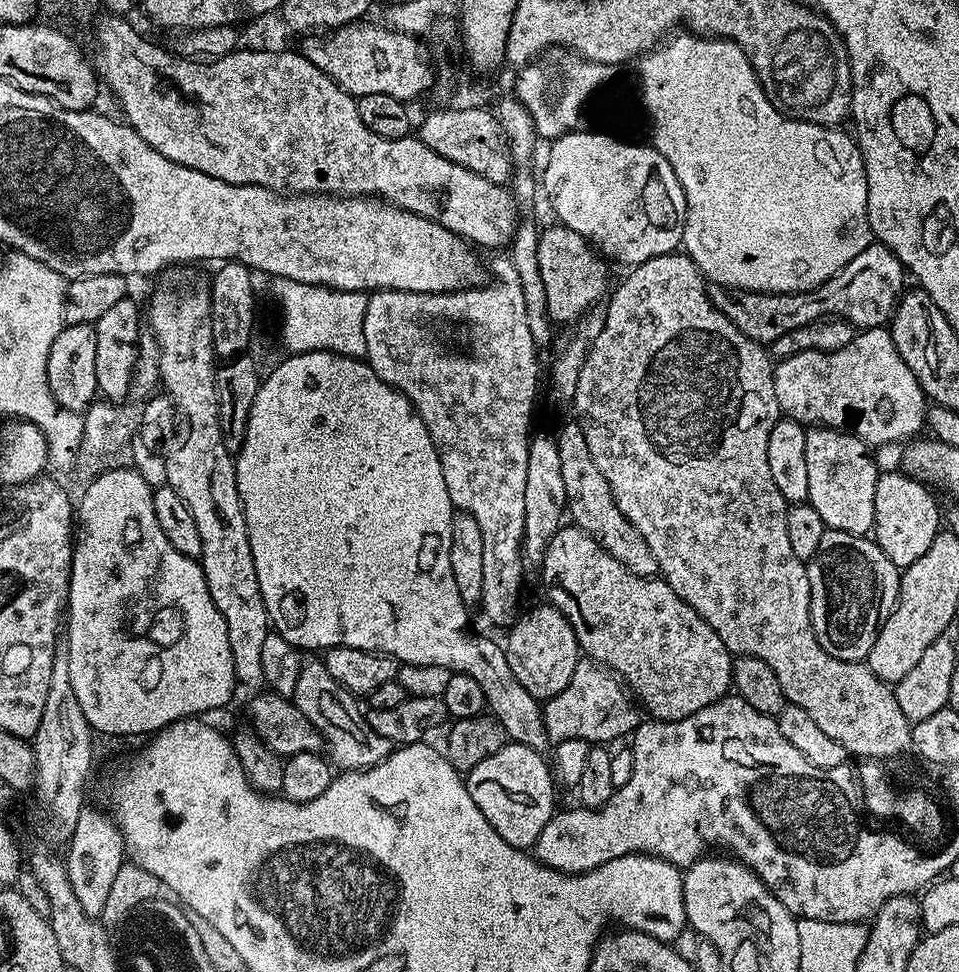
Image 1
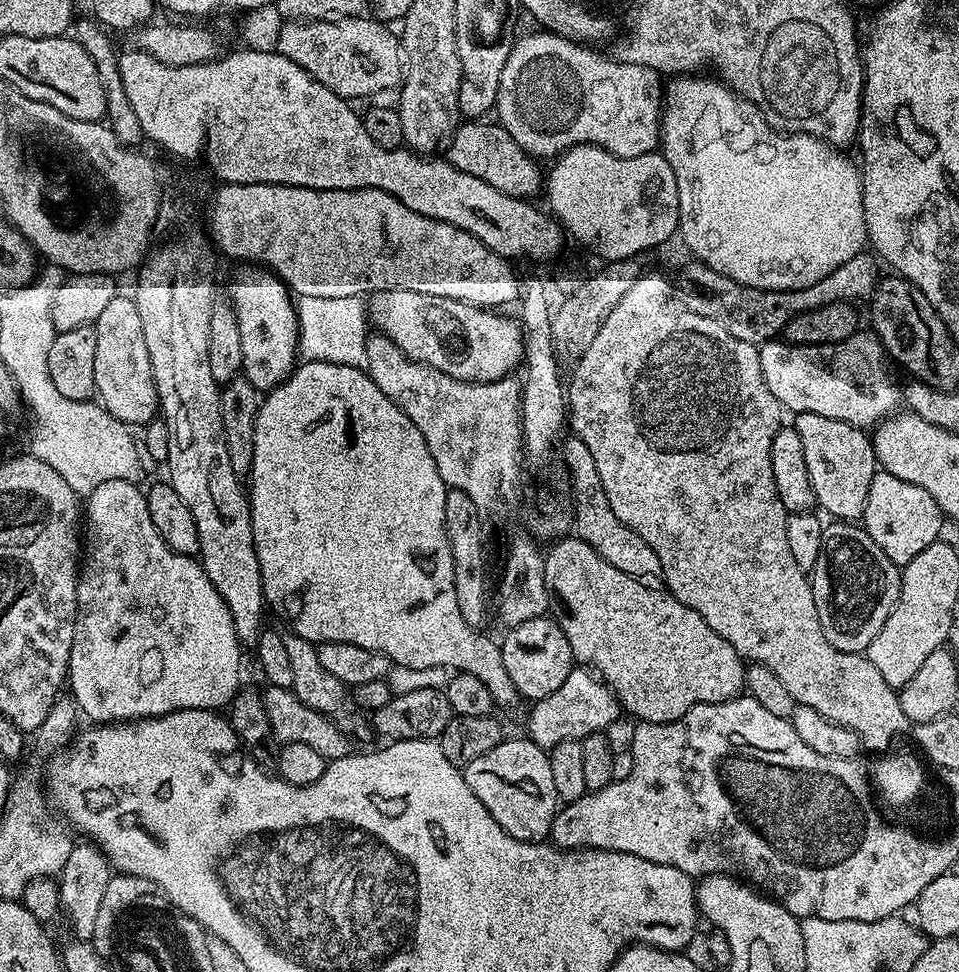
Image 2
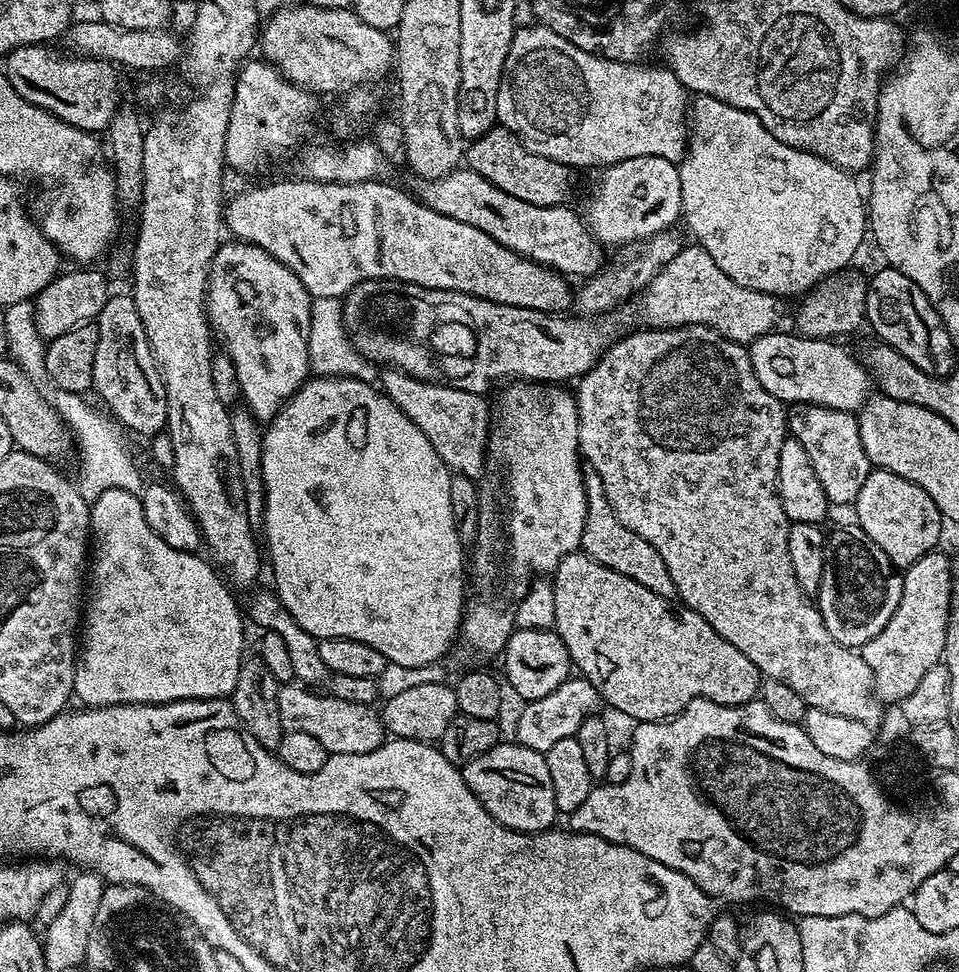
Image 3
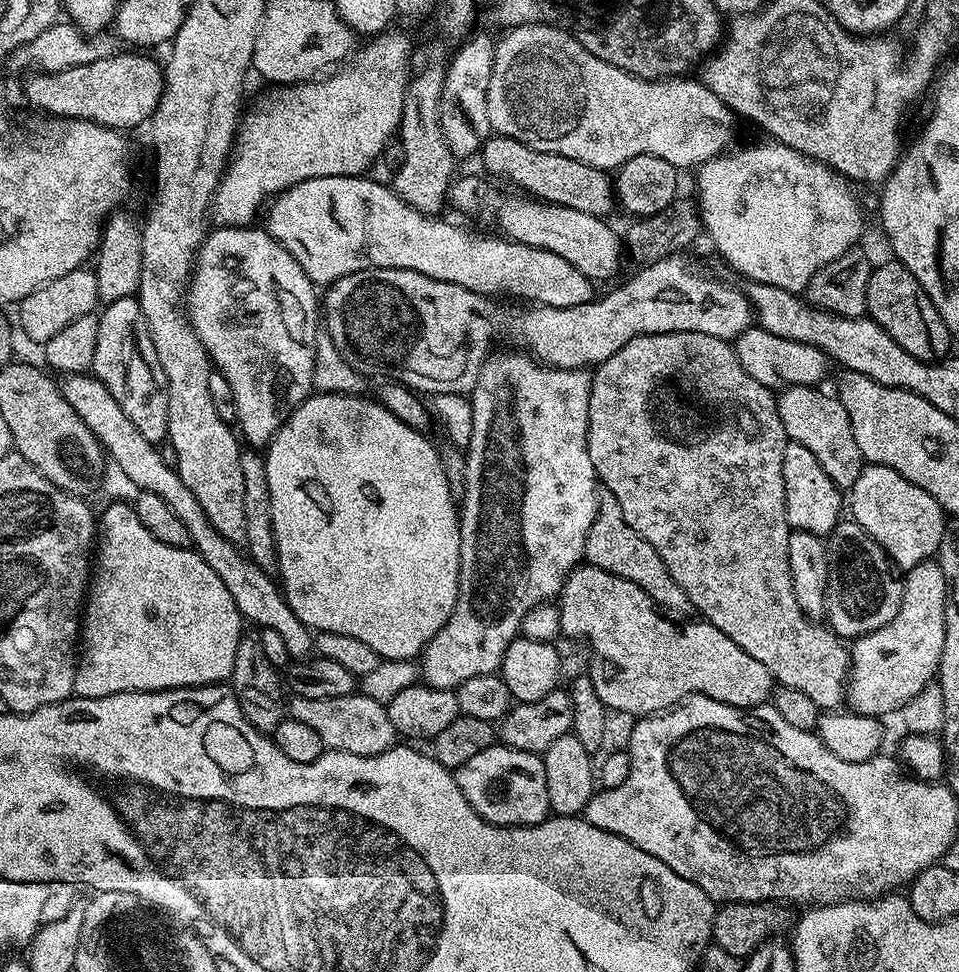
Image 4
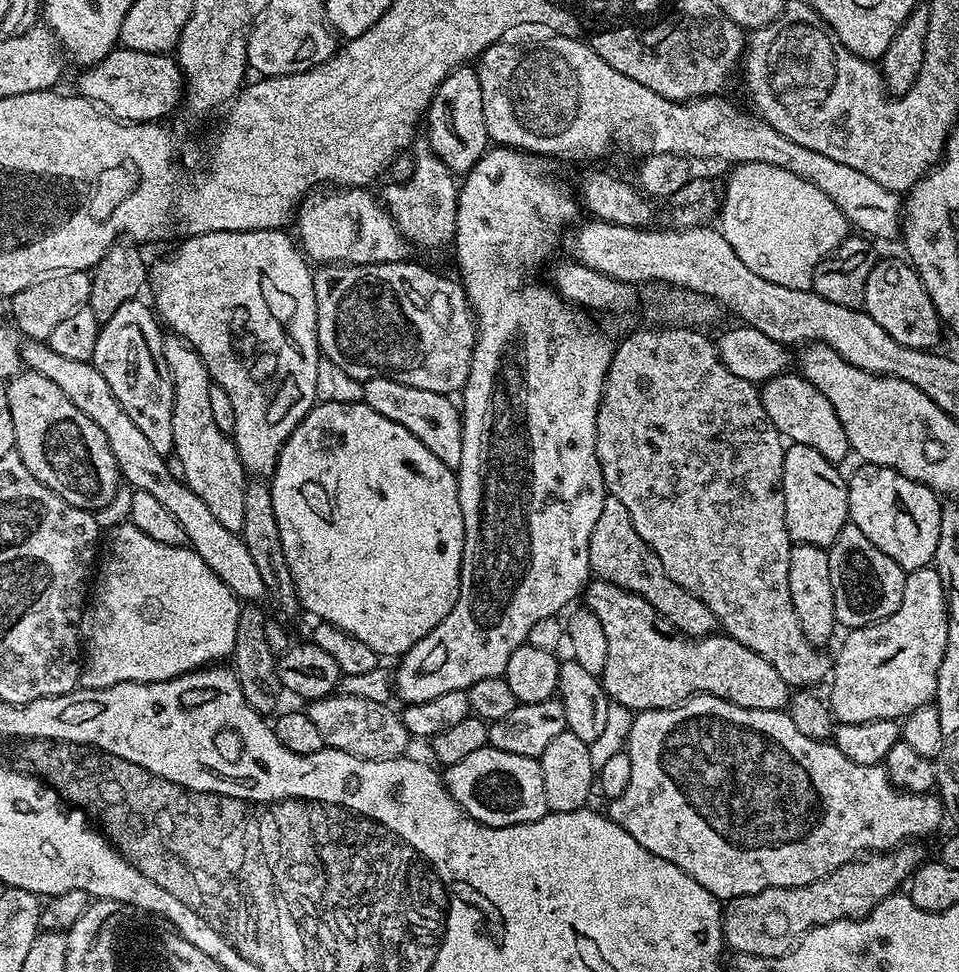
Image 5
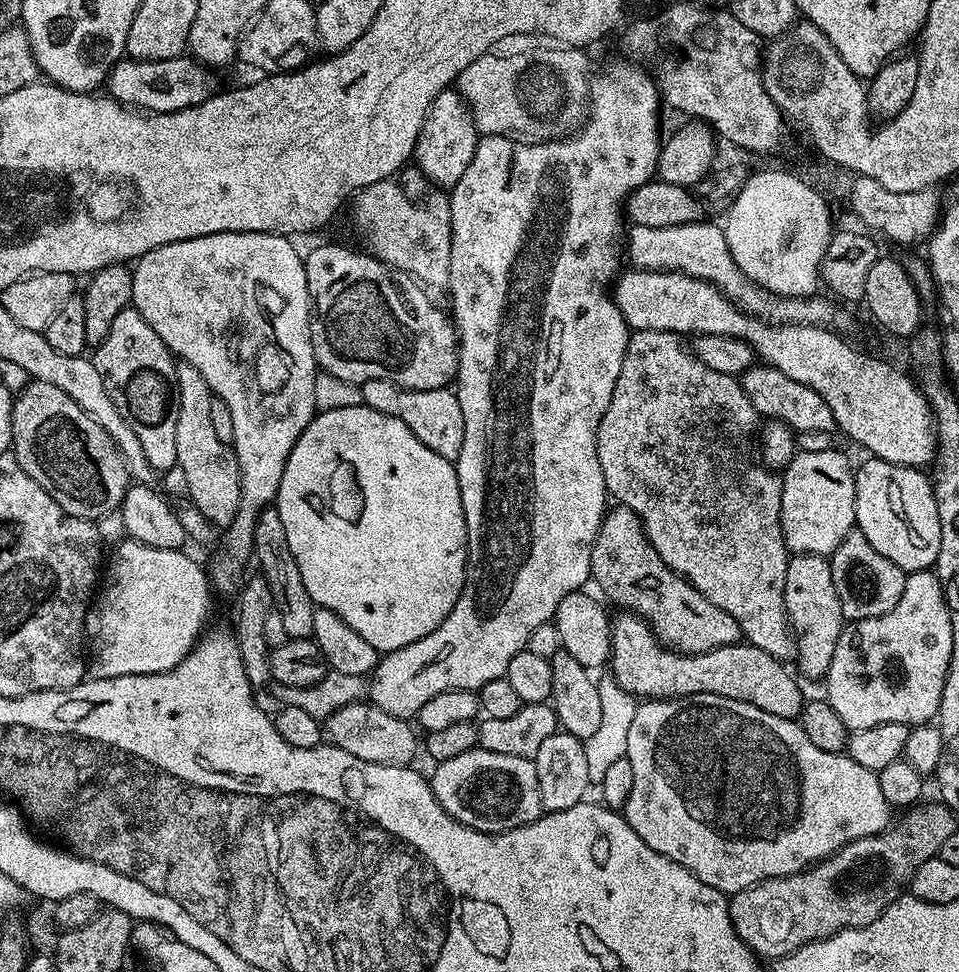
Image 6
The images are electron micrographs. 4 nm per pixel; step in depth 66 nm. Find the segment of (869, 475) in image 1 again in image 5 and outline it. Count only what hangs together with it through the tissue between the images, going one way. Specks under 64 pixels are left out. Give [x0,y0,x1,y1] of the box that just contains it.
[759,374,850,465]

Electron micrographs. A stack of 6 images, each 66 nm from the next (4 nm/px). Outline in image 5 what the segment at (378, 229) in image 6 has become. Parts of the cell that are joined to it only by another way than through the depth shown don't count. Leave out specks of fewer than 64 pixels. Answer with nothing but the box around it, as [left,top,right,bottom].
[382,143,458,249]

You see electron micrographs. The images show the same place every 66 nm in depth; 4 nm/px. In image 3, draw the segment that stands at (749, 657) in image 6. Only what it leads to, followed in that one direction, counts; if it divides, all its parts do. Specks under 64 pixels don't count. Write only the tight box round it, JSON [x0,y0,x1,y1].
[550,550,762,722]

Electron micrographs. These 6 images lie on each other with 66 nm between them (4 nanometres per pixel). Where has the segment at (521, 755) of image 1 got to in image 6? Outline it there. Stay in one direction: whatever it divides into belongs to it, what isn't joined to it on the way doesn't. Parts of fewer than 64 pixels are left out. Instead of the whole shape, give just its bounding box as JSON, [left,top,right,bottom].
[430,747,544,832]

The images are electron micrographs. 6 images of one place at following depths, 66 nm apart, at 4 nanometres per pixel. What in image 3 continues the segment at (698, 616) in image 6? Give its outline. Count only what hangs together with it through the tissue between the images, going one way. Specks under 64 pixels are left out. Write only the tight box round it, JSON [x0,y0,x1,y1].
[580,470,676,596]

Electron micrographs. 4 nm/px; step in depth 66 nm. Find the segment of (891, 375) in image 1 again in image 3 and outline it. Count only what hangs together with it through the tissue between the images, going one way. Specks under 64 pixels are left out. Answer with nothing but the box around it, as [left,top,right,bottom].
[747,332,874,413]

